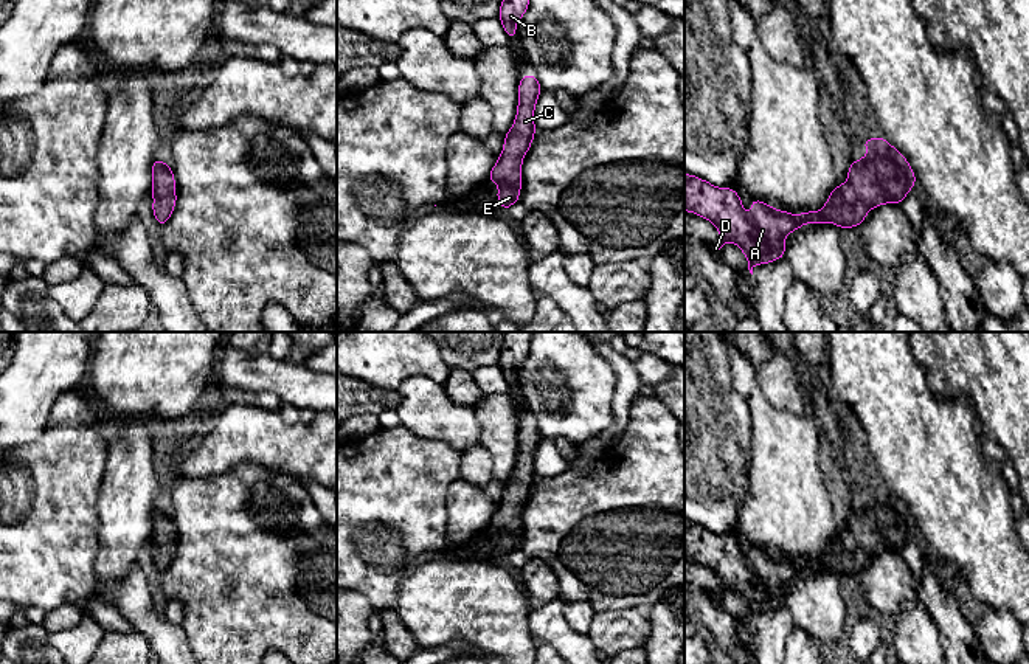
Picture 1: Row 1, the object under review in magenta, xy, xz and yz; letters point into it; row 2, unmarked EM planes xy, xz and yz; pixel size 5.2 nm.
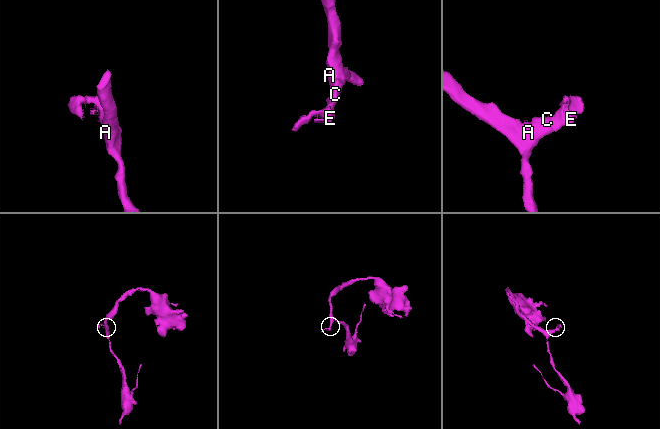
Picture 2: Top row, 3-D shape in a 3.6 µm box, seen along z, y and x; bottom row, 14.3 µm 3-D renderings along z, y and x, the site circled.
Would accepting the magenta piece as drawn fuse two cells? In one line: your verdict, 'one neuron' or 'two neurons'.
one neuron

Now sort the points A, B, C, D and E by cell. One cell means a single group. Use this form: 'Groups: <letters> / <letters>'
Groups: A B C D E

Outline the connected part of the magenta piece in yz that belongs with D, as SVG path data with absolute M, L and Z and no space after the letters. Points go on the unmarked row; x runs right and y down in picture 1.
M883 484L864 487L863 495L869 498L868 503L851 510L847 529L833 534L821 559L790 562L782 557L773 557L768 551L753 546L751 562L748 563L743 559L742 546L733 535L717 535L691 521L684 521L684 559L698 562L712 569L719 577L722 588L711 594L712 600L720 602L725 590L734 590L747 603L748 617L753 622L754 613L784 607L785 583L804 571L819 572L830 569L838 576L855 576L866 566L869 557L885 551L902 552L906 541L916 532L916 523L908 507Z

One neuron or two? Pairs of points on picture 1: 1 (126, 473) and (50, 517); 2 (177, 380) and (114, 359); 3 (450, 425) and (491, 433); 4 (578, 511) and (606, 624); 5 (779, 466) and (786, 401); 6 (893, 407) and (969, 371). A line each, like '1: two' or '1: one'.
1: two
2: one
3: two
4: two
5: two
6: two

